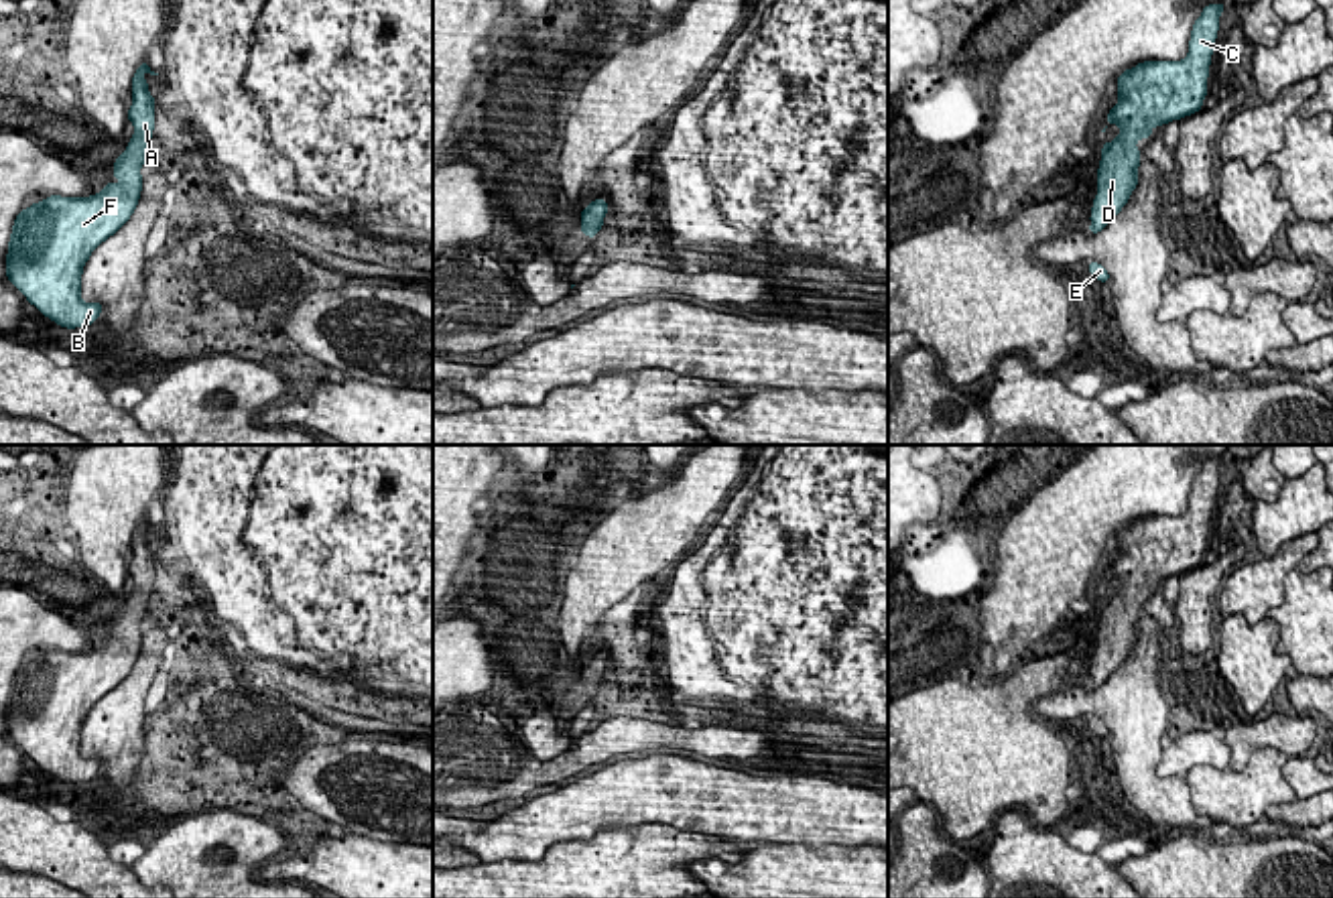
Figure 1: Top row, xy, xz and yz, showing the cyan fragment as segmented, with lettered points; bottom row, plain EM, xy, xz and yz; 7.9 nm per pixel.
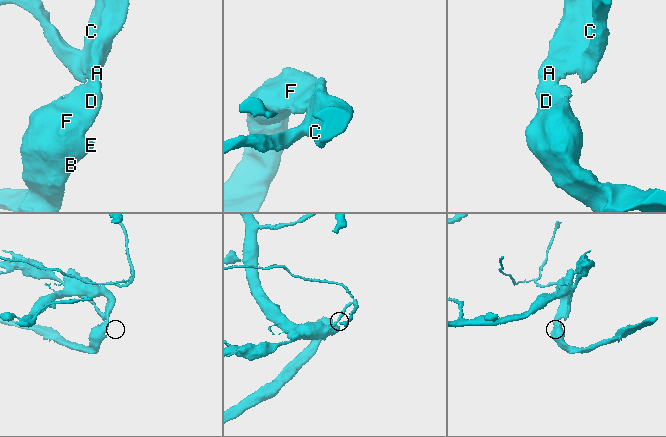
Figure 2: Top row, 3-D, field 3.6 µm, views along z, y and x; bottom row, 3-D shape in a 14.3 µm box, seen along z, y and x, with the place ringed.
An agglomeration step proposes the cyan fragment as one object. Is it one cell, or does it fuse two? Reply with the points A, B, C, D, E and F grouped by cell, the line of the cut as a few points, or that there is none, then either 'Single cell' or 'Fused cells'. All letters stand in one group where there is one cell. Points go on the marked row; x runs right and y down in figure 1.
Groups: A B C D E F. No split. Single cell

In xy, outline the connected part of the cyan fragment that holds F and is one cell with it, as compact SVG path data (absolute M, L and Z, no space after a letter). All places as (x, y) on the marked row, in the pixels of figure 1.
M144 61L132 77L134 102L128 120L134 134L112 171L120 183L108 181L102 193L89 197L51 195L22 209L12 226L6 278L39 313L67 329L87 327L100 317L102 303L81 301L83 266L91 252L130 219L140 199L140 167L148 156L156 120L156 100L144 71L158 75Z

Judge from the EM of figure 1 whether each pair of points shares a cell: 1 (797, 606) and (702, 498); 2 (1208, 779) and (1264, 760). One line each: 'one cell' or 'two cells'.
1: two cells
2: one cell

